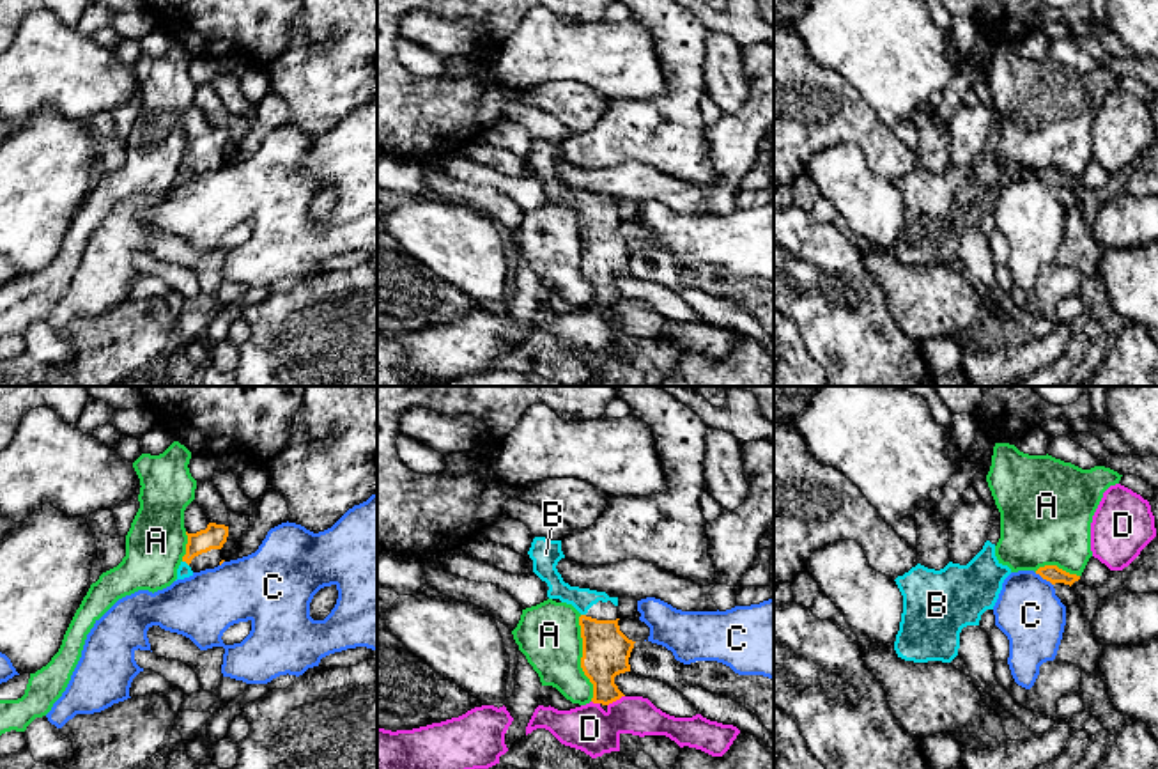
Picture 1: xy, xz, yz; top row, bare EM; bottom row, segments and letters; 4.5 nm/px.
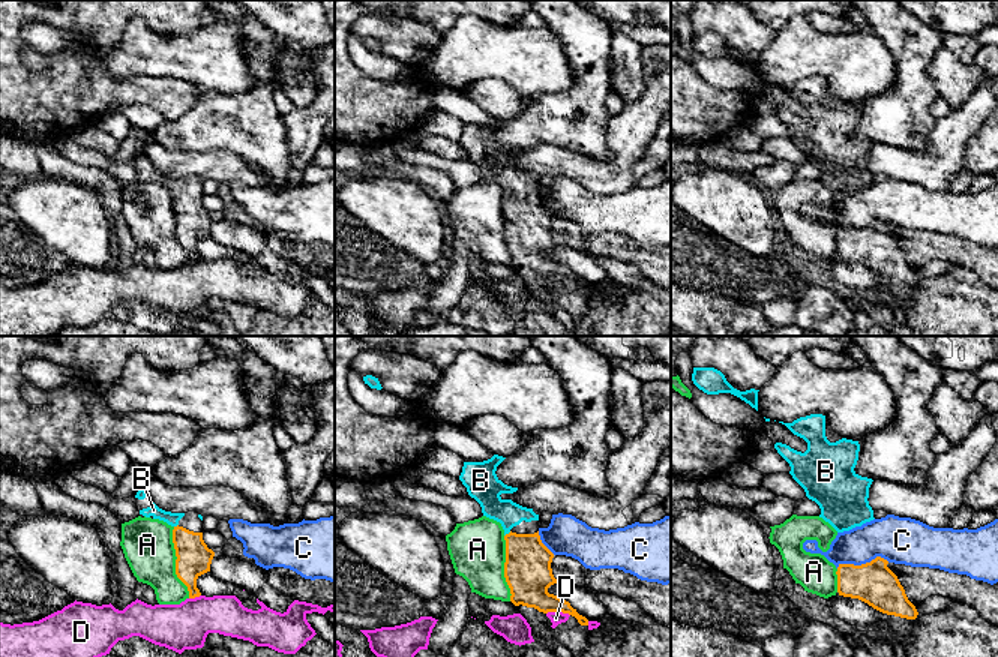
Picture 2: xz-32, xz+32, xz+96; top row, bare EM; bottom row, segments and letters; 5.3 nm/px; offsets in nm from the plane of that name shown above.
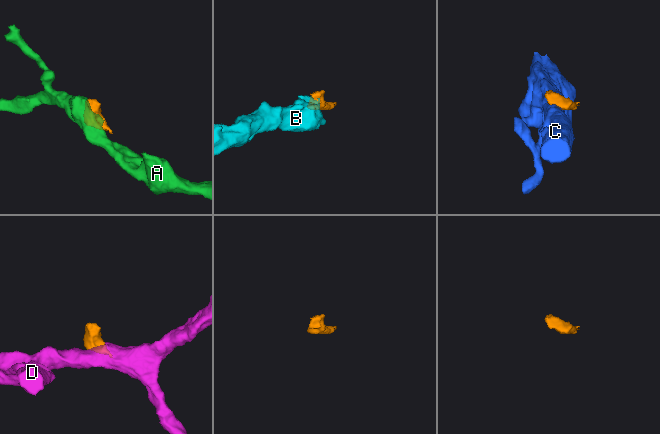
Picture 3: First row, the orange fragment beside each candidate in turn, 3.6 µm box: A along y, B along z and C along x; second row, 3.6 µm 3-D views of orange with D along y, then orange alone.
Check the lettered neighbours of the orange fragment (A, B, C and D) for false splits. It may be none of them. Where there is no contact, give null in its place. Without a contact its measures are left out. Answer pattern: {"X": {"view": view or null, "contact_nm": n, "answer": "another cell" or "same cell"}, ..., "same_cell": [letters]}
{"A": {"view": "xz", "contact_nm": 400, "answer": "another cell"}, "B": {"view": "xy", "contact_nm": 40, "answer": "same cell"}, "C": {"view": "yz", "contact_nm": 110, "answer": "another cell"}, "D": {"view": "xz", "contact_nm": 90, "answer": "another cell"}, "same_cell": ["B"]}

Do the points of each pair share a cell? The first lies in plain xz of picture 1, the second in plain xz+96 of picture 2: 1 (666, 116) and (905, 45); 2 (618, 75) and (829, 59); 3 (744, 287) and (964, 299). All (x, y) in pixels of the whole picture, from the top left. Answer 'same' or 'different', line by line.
1: same
2: same
3: different

